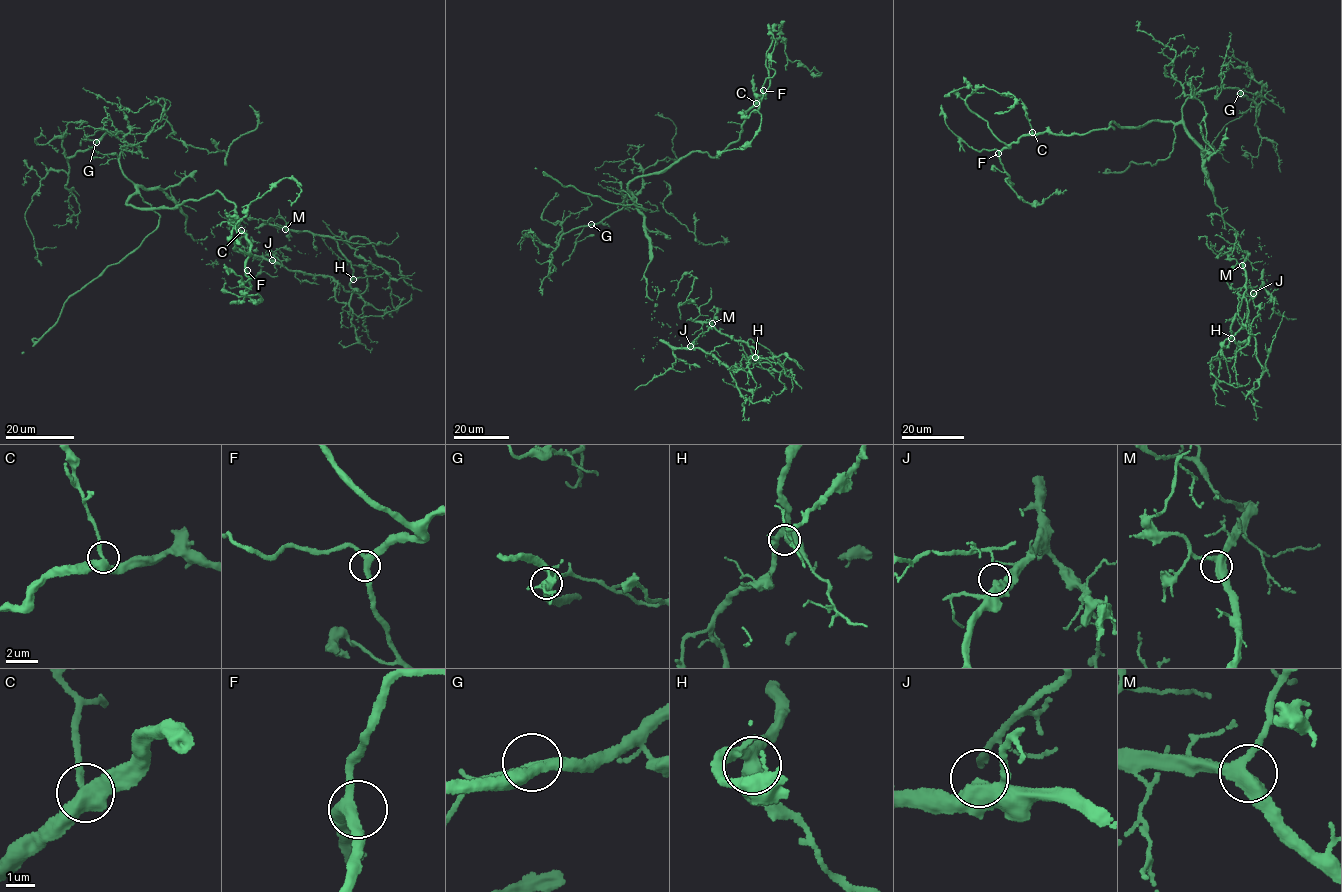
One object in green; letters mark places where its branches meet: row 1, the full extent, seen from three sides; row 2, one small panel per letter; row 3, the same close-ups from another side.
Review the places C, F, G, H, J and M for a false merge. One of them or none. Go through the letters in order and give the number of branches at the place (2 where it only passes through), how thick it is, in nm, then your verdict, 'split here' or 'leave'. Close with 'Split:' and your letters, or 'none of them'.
C: 3 branches meet; 400 nm thick; leave
F: 3 branches meet; 320 nm thick; leave
G: 3 branches meet; 300 nm thick; leave
H: 3 branches meet; 440 nm thick; leave
J: 3 branches meet; 360 nm thick; leave
M: 3 branches meet; 400 nm thick; leave
Split: none of them

